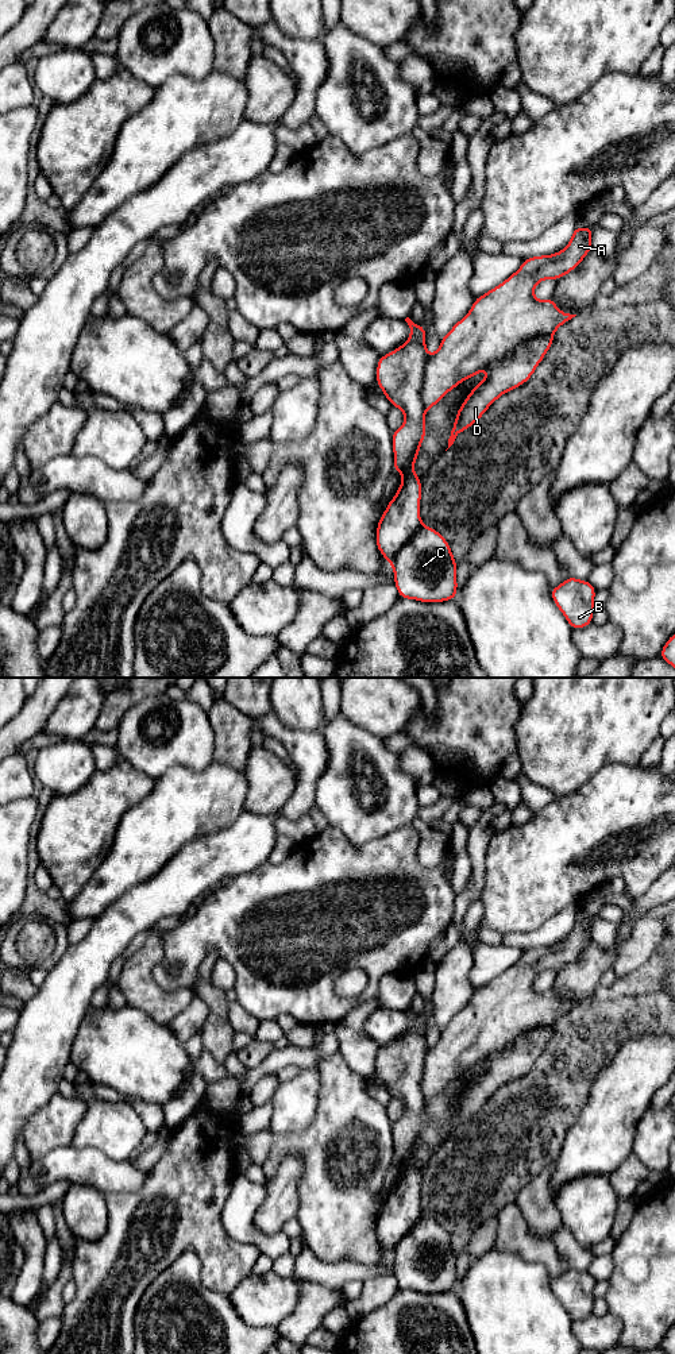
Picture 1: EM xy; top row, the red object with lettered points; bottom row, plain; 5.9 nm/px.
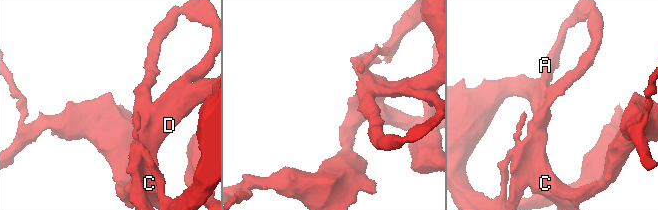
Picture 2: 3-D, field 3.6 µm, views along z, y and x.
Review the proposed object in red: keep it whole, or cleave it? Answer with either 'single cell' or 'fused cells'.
single cell

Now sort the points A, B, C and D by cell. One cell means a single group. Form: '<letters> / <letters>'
A B C D

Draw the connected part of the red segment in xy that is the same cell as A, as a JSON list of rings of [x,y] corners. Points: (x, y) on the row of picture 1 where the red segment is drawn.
[[[591,227],[572,228],[571,240],[562,251],[525,258],[516,273],[475,298],[470,312],[441,337],[440,347],[433,355],[429,356],[425,348],[425,327],[406,317],[410,337],[397,350],[379,356],[375,382],[392,406],[400,408],[405,416],[404,425],[392,432],[393,468],[404,479],[378,521],[375,537],[378,551],[392,563],[393,583],[400,598],[435,603],[455,599],[458,591],[455,574],[458,563],[450,543],[436,529],[424,525],[420,518],[421,478],[414,474],[413,466],[427,435],[425,412],[464,379],[475,377],[482,369],[489,370],[487,378],[478,382],[456,412],[448,439],[450,448],[456,436],[477,423],[494,401],[524,385],[533,375],[554,344],[554,332],[576,316],[562,312],[552,297],[536,300],[533,290],[543,279],[560,279],[576,269],[591,251],[591,239]]]

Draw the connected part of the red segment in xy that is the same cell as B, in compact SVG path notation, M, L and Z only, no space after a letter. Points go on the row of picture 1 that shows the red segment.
M572 576L564 579L558 587L551 587L551 597L572 630L593 624L595 587L589 580Z

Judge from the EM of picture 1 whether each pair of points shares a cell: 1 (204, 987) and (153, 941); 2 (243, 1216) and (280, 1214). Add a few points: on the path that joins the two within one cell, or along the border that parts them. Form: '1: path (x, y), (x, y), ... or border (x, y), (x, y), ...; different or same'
1: border (192, 988), (195, 994); different
2: border (263, 1184), (265, 1200), (254, 1226), (270, 1235); different

